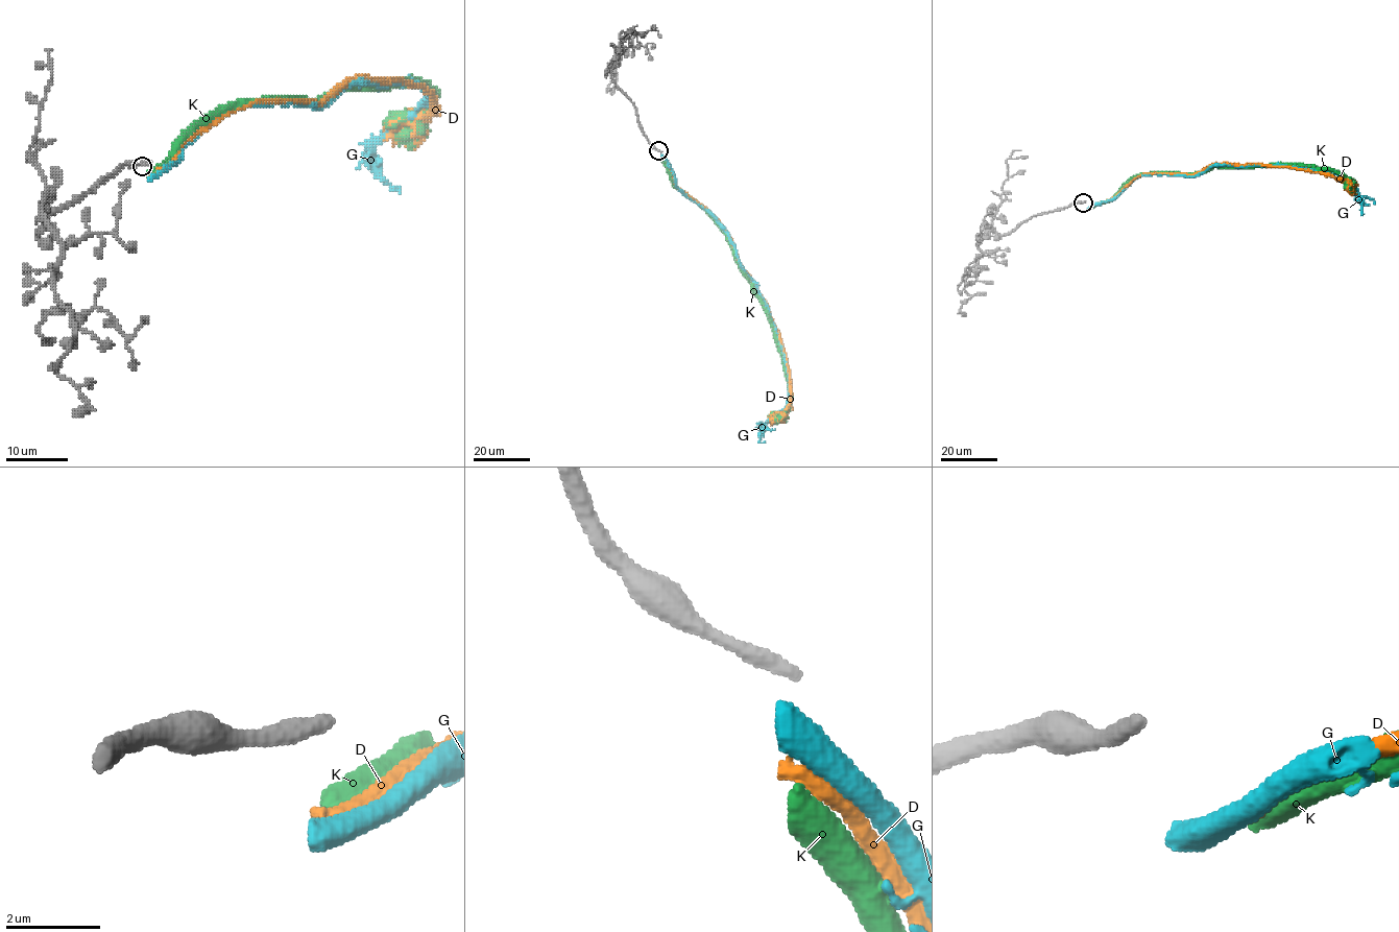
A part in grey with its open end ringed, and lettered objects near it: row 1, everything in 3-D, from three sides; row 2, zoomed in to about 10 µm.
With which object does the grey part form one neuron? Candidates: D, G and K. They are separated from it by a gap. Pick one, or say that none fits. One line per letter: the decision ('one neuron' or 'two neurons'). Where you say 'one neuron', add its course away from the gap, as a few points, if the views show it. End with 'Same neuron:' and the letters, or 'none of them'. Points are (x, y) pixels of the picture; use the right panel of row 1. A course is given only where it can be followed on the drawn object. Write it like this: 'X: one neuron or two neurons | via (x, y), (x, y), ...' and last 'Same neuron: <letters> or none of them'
D: two neurons
G: two neurons
K: two neurons
Same neuron: none of them

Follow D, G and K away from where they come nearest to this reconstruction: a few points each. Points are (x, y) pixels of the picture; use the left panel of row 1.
D: (148, 174), (227, 113), (250, 103), (317, 103), (355, 78), (403, 80), (432, 99), (431, 110), (392, 147)
G: (147, 176), (243, 106), (317, 104), (355, 81), (417, 85), (429, 94), (374, 147), (378, 173), (399, 192)
K: (148, 174), (196, 126), (243, 101), (319, 100), (338, 88), (420, 85), (432, 93), (432, 101), (399, 145)

